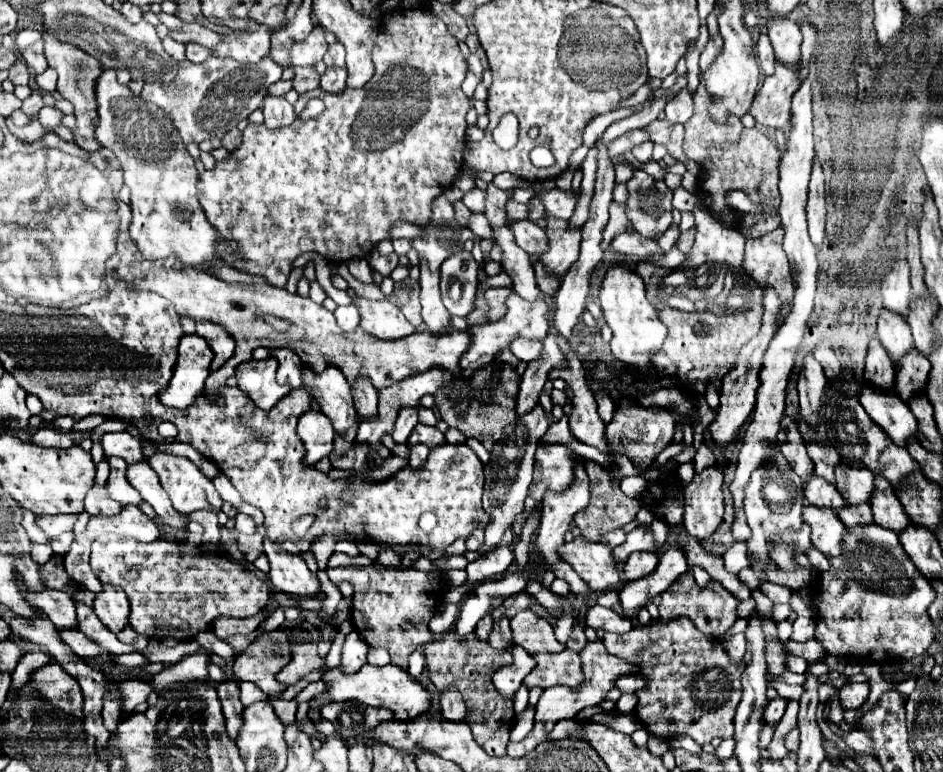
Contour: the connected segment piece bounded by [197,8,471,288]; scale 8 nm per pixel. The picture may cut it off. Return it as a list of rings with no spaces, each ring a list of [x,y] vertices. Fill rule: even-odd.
[[[410,8],[406,11],[399,12],[399,18],[385,18],[387,22],[381,22],[381,34],[377,34],[375,40],[375,48],[373,48],[373,56],[375,56],[375,74],[373,78],[367,82],[367,86],[363,86],[361,90],[353,90],[353,94],[327,94],[321,88],[315,88],[311,92],[305,92],[299,96],[297,104],[295,104],[295,122],[291,126],[285,128],[277,128],[277,130],[269,130],[265,124],[249,124],[243,130],[243,142],[239,146],[239,150],[233,150],[225,160],[217,162],[215,168],[211,170],[203,170],[199,174],[199,182],[197,182],[197,190],[199,190],[199,202],[205,210],[207,220],[211,222],[211,226],[215,226],[215,230],[219,232],[219,240],[221,242],[235,242],[237,248],[229,248],[229,246],[221,246],[219,244],[219,258],[223,262],[227,262],[229,266],[253,274],[253,276],[261,276],[265,278],[269,284],[283,288],[289,272],[293,268],[293,262],[309,252],[315,250],[319,252],[323,258],[327,258],[329,262],[347,262],[349,258],[363,258],[369,256],[369,248],[373,248],[377,242],[387,240],[389,238],[389,228],[395,220],[407,220],[407,222],[427,222],[431,218],[431,204],[433,200],[447,188],[453,184],[453,180],[457,178],[457,174],[463,170],[463,150],[465,150],[465,130],[467,130],[467,122],[465,116],[469,112],[471,100],[463,94],[461,84],[467,76],[467,62],[461,56],[459,44],[455,40],[455,36],[449,34],[445,22],[435,16],[429,8]],[[311,98],[321,98],[325,102],[325,110],[323,114],[319,114],[317,118],[309,118],[303,120],[299,114],[303,112],[303,108],[307,106],[307,102]],[[359,146],[383,146],[383,150],[361,150]]]

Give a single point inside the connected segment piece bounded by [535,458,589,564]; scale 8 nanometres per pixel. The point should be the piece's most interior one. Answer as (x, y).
(558, 510)

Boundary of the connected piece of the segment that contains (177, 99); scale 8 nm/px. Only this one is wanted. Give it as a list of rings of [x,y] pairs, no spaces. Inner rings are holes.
[[[269,56],[249,66],[239,64],[231,58],[207,58],[201,64],[185,60],[179,64],[175,80],[171,80],[169,84],[145,84],[141,98],[155,102],[171,116],[185,144],[203,142],[213,136],[223,138],[223,134],[235,128],[239,120],[247,120],[253,110],[261,108],[261,102],[267,96],[267,86],[279,82],[281,72],[283,68]]]

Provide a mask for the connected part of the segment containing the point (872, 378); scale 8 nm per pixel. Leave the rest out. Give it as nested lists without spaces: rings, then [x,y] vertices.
[[[879,340],[869,342],[867,360],[865,360],[865,380],[885,390],[895,386],[895,364],[891,362],[887,350],[883,350]]]

